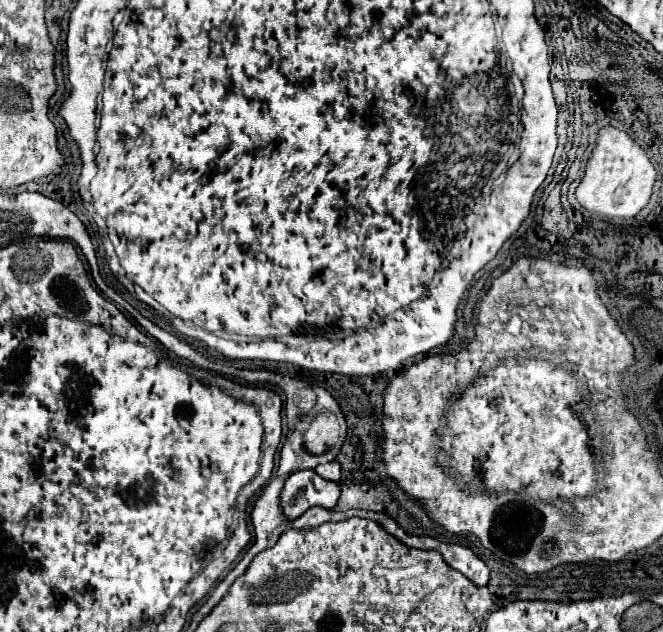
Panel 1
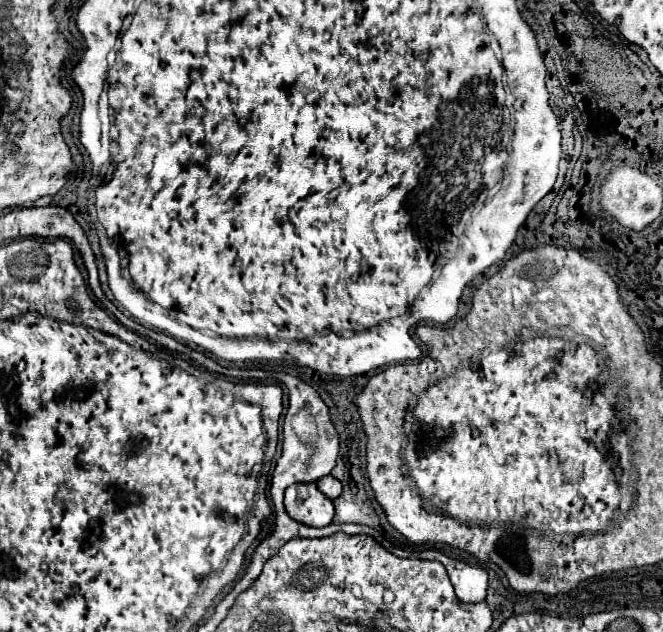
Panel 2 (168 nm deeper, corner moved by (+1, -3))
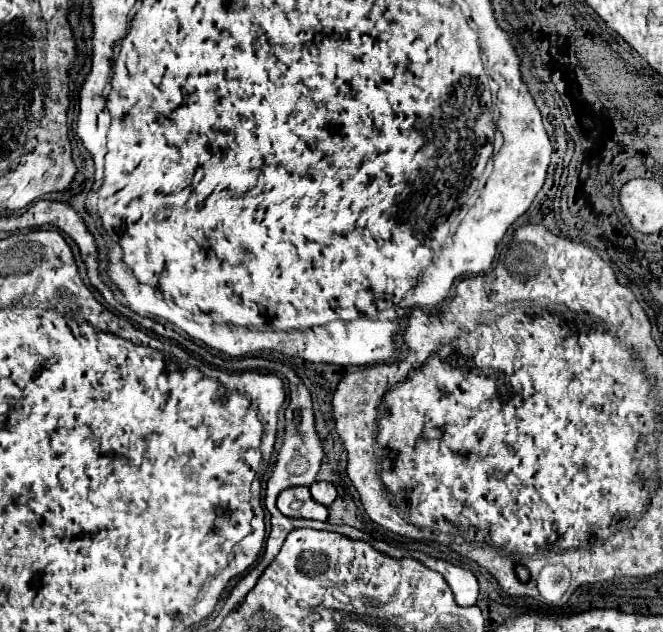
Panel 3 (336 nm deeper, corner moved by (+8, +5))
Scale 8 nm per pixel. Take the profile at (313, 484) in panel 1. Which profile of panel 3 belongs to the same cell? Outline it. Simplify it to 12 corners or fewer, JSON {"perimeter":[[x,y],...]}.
{"perimeter":[[308,486],[286,488],[278,510],[288,518],[328,518]]}

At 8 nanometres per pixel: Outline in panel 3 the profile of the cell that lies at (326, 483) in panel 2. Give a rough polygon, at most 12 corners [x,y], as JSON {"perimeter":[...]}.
{"perimeter":[[312,482],[312,498],[330,506],[336,488],[330,482]]}

